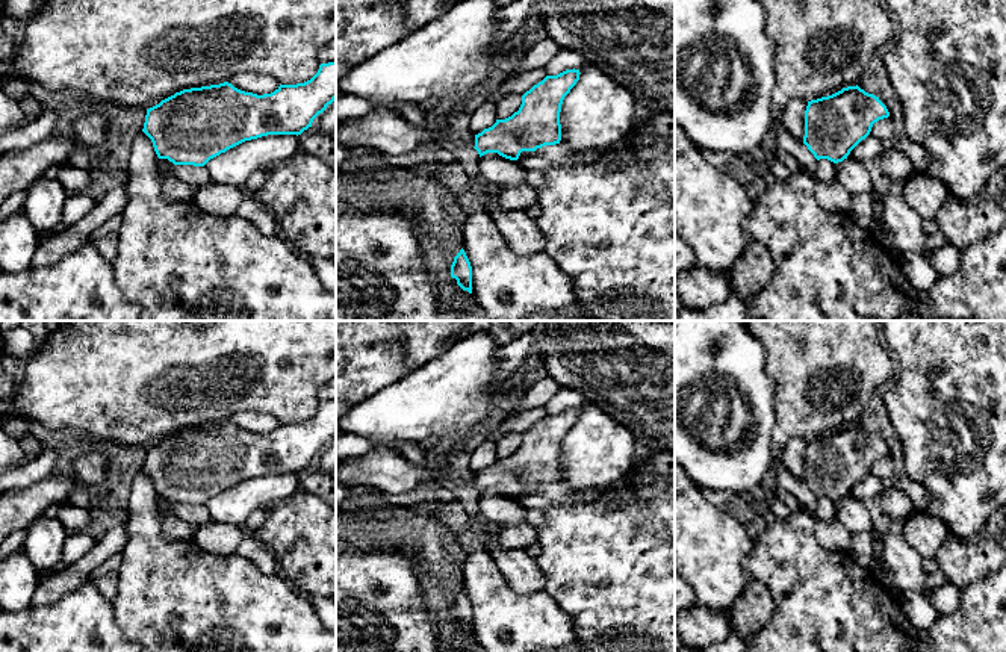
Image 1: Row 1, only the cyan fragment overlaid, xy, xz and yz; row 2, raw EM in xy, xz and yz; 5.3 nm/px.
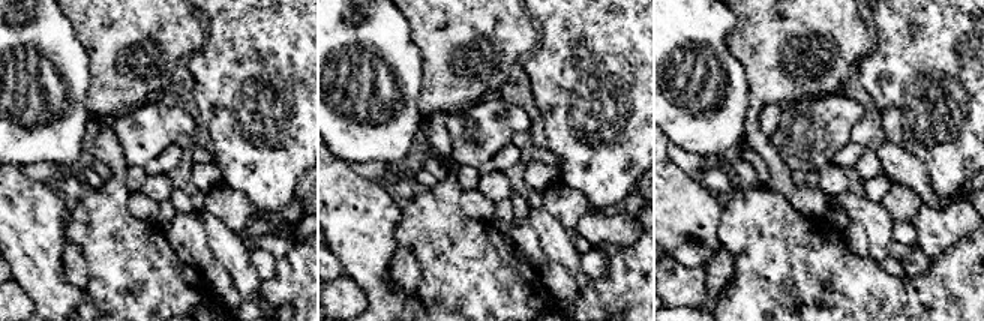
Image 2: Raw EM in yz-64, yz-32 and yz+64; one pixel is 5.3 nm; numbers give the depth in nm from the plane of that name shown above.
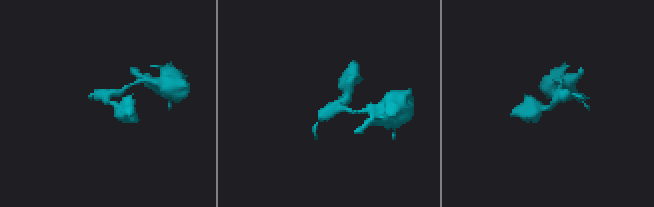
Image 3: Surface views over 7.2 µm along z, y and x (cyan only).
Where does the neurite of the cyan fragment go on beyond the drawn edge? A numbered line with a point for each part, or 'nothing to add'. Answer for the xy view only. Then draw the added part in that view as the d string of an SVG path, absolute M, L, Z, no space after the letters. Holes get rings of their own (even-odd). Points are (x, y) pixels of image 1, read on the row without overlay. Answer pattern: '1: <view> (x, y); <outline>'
nothing to add

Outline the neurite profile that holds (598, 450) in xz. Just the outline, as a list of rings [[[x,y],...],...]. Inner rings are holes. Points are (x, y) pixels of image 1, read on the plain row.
[[[585,401],[579,419],[564,436],[560,483],[573,489],[616,483],[635,461],[634,436],[622,424]]]

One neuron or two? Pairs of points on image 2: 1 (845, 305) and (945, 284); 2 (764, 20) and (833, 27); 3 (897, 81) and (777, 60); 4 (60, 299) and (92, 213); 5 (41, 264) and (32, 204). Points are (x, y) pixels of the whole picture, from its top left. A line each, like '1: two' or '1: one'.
1: one
2: one
3: two
4: two
5: one

